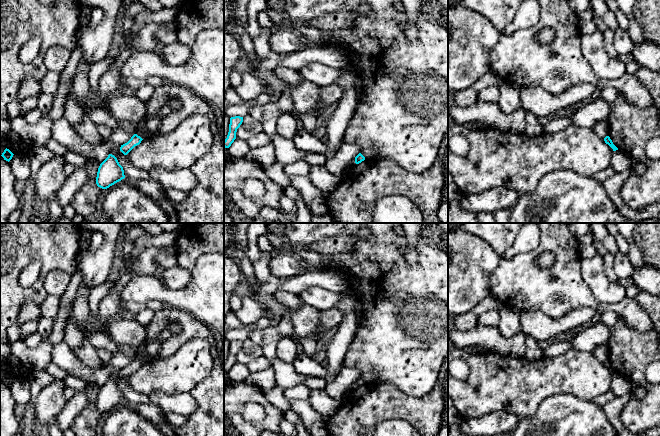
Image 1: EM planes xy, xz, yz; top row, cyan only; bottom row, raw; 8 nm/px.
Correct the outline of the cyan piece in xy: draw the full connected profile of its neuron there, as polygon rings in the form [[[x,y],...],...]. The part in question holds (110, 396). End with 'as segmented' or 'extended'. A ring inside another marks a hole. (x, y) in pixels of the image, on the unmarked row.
[[[109,378],[98,392],[96,408],[102,413],[107,413],[124,402],[123,391],[114,379]]] | as segmented

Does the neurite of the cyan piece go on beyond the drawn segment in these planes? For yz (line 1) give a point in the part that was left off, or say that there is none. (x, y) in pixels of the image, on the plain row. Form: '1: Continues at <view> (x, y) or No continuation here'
1: No continuation here

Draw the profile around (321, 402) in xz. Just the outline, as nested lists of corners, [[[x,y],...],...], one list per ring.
[[[310,390],[308,401],[324,417],[325,422],[341,407],[341,401],[331,398],[325,390]]]

